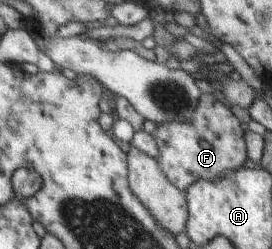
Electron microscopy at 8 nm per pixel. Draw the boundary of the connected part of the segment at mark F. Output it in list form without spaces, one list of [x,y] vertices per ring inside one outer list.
[[[202,93],[198,107],[188,121],[170,121],[154,129],[151,136],[158,147],[155,159],[158,159],[158,167],[162,167],[162,173],[174,187],[186,191],[198,179],[214,181],[244,165],[244,133],[240,129],[240,121],[230,111],[234,111],[230,103],[222,103],[222,99]]]

